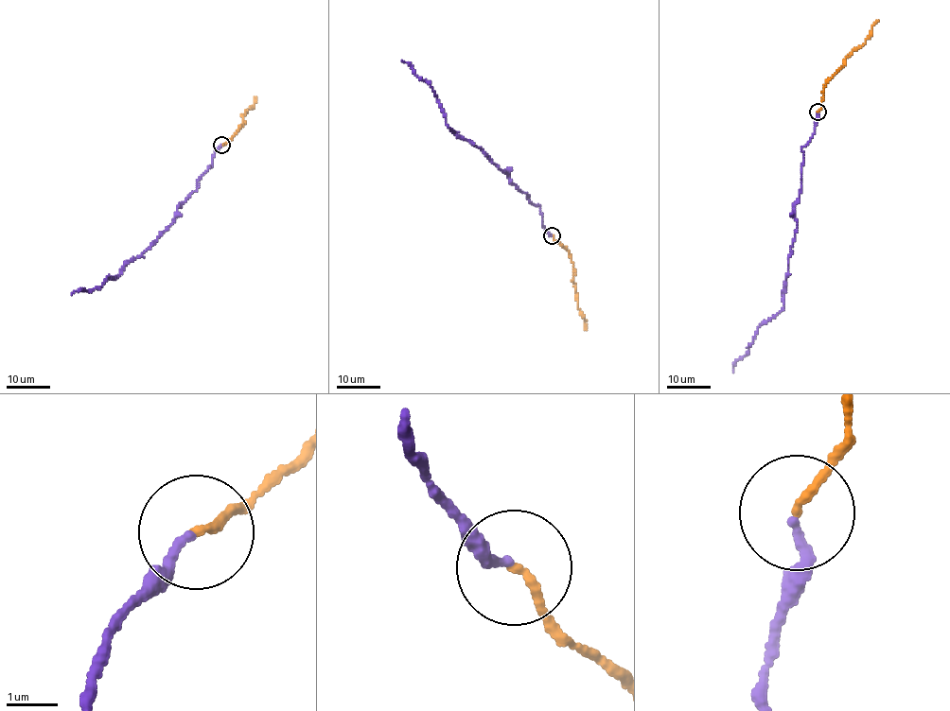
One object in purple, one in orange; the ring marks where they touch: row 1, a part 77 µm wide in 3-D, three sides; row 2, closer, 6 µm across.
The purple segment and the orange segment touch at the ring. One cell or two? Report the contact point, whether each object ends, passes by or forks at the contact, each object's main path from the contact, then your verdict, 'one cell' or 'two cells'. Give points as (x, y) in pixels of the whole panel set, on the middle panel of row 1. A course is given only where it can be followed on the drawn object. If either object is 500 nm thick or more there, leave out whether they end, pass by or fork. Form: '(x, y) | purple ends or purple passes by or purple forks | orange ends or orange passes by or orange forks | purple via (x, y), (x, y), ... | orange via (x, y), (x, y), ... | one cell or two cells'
(552, 235) | purple ends | orange ends | purple via (552, 235), (544, 228), (538, 206), (517, 186), (508, 171), (449, 129), (433, 89), (402, 60) | orange via (552, 235), (566, 249), (573, 267), (577, 305), (585, 319), (586, 330) | two cells

